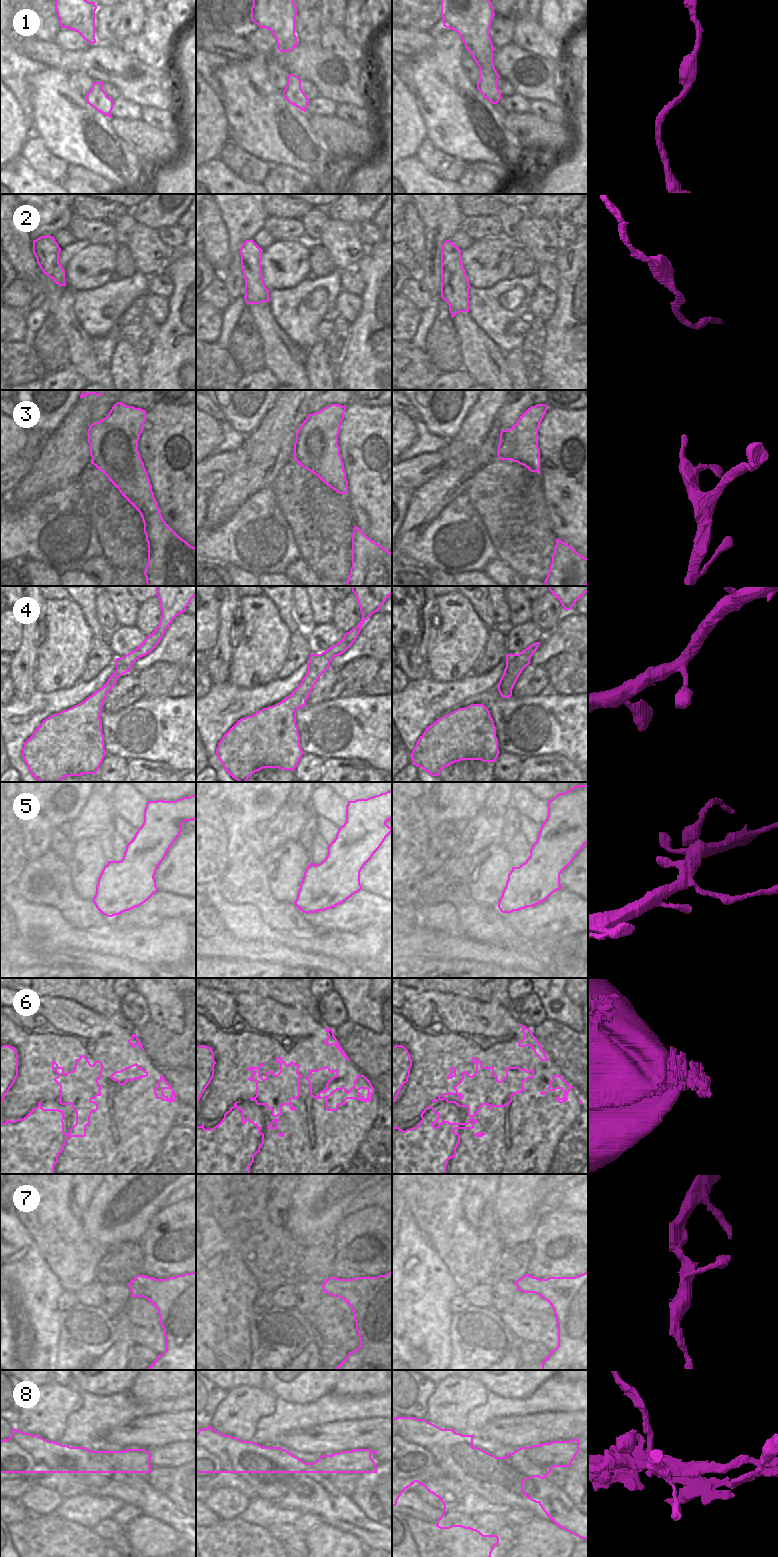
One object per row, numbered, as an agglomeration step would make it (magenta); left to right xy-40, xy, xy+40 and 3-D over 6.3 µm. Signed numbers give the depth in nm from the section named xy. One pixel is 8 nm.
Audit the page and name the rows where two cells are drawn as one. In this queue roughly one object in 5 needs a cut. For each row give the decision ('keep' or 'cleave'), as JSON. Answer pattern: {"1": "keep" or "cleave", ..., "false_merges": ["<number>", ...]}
{"1": "keep", "2": "keep", "3": "keep", "4": "keep", "5": "keep", "6": "keep", "7": "keep", "8": "cleave", "false_merges": ["8"]}

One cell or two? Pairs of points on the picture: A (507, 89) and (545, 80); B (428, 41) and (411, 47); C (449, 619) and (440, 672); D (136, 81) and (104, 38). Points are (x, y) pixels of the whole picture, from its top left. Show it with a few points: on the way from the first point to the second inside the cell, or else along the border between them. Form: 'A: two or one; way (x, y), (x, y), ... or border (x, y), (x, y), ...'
A: two; border (500, 76), (512, 87), (515, 93)
B: one; way (424, 41), (415, 43)
C: one; way (443, 632), (442, 659)
D: two; border (97, 41), (112, 44)

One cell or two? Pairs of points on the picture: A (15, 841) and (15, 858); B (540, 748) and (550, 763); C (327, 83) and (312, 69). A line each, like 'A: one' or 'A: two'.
A: one
B: two
C: one

